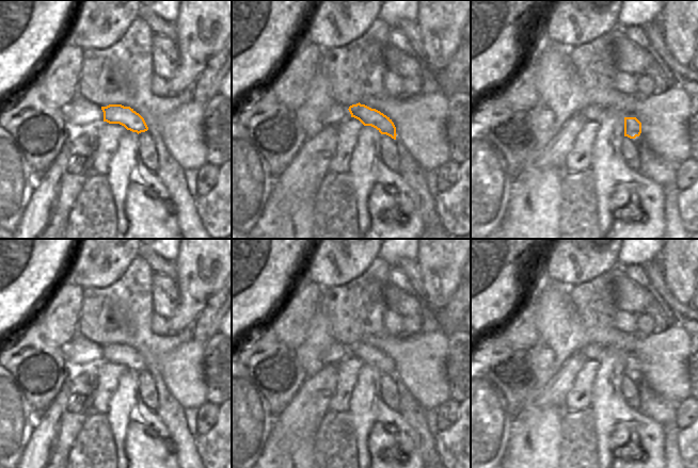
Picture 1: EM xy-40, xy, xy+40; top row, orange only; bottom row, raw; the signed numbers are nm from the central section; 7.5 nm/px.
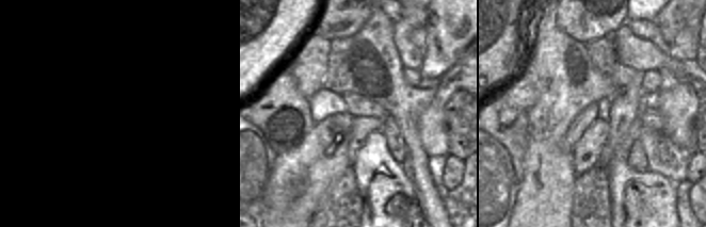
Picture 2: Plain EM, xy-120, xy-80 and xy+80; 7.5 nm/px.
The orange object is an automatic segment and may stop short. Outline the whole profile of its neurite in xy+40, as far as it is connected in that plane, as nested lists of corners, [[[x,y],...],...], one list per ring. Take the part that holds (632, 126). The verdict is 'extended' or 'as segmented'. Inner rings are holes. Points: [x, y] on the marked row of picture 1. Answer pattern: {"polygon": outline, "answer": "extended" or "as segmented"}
{"polygon": [[[624,117],[624,136],[635,139],[641,133],[641,123],[636,117]]], "answer": "as segmented"}

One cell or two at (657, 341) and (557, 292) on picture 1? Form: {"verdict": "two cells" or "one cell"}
{"verdict": "one cell"}

